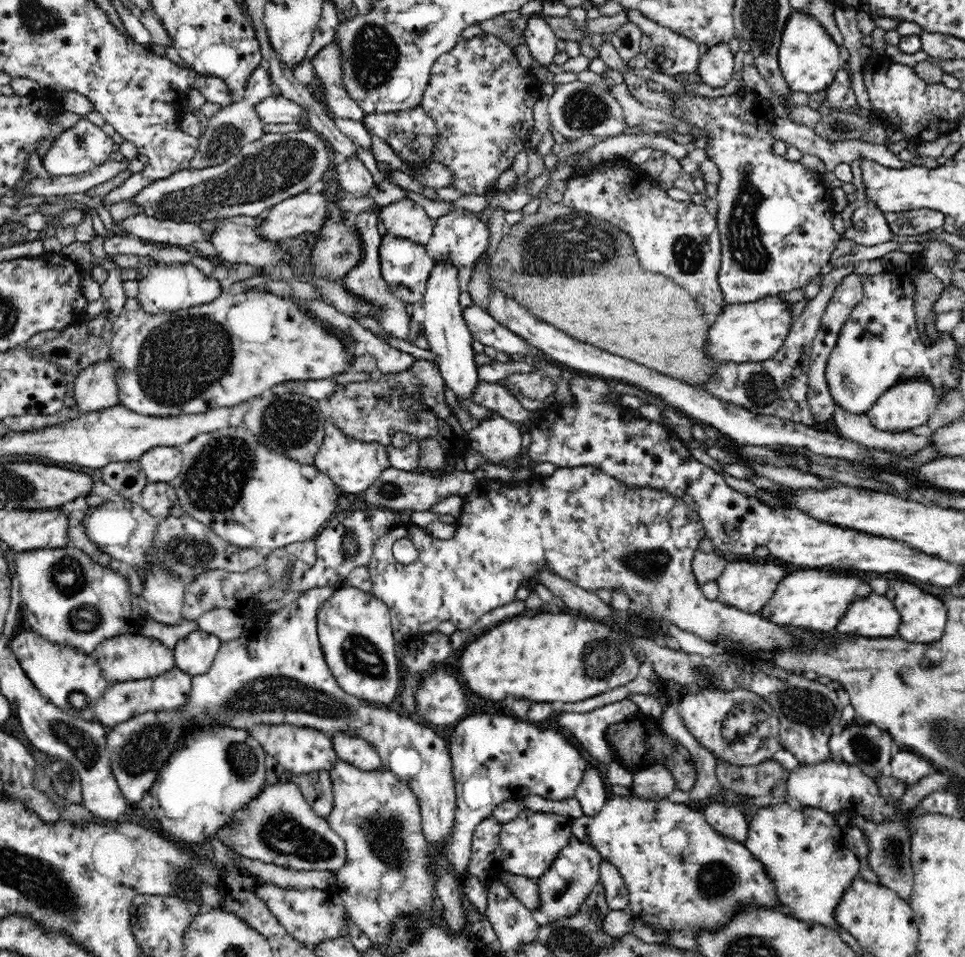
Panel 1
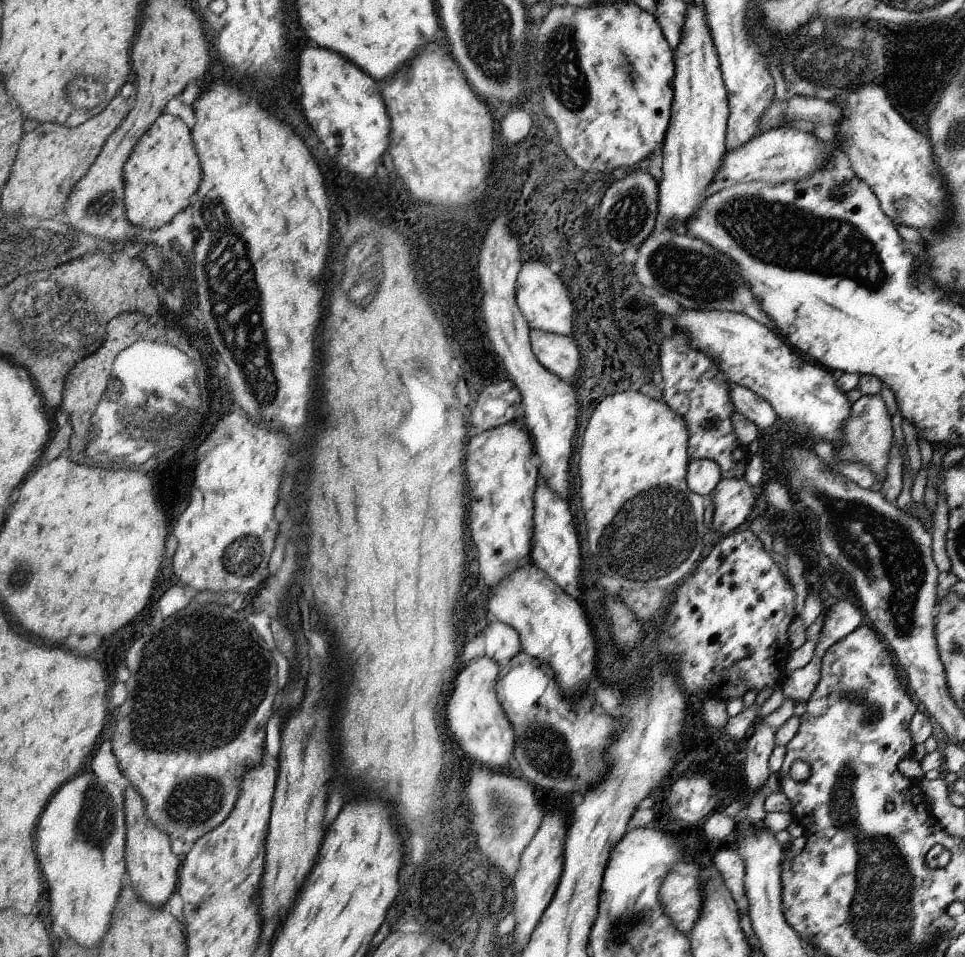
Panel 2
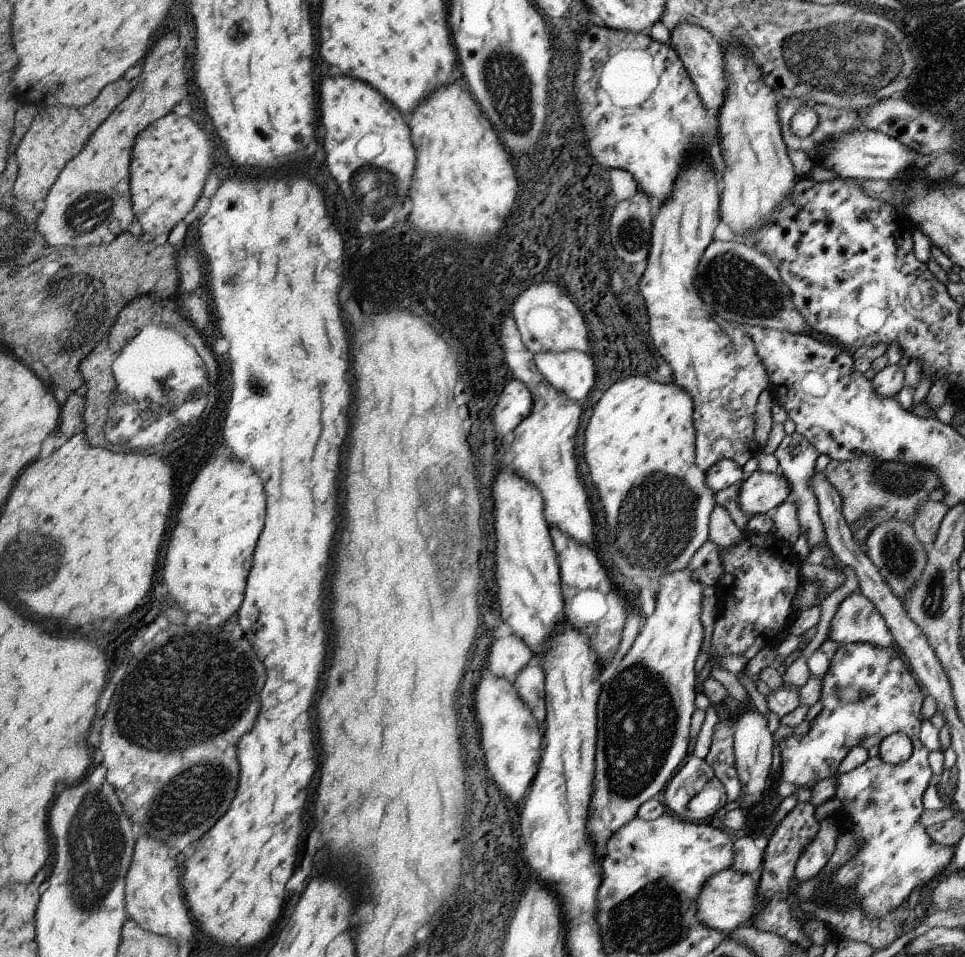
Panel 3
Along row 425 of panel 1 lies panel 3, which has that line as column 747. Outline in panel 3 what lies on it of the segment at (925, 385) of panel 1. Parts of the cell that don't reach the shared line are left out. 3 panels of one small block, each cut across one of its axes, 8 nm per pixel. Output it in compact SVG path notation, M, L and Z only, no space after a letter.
M757 868L757 874L741 874L735 870L723 870L717 876L713 876L707 886L701 890L701 896L697 898L697 918L713 928L719 930L721 934L731 934L737 928L743 928L743 924L755 922L757 914L763 910L765 906L765 898L759 894L759 876L761 876L761 868Z

